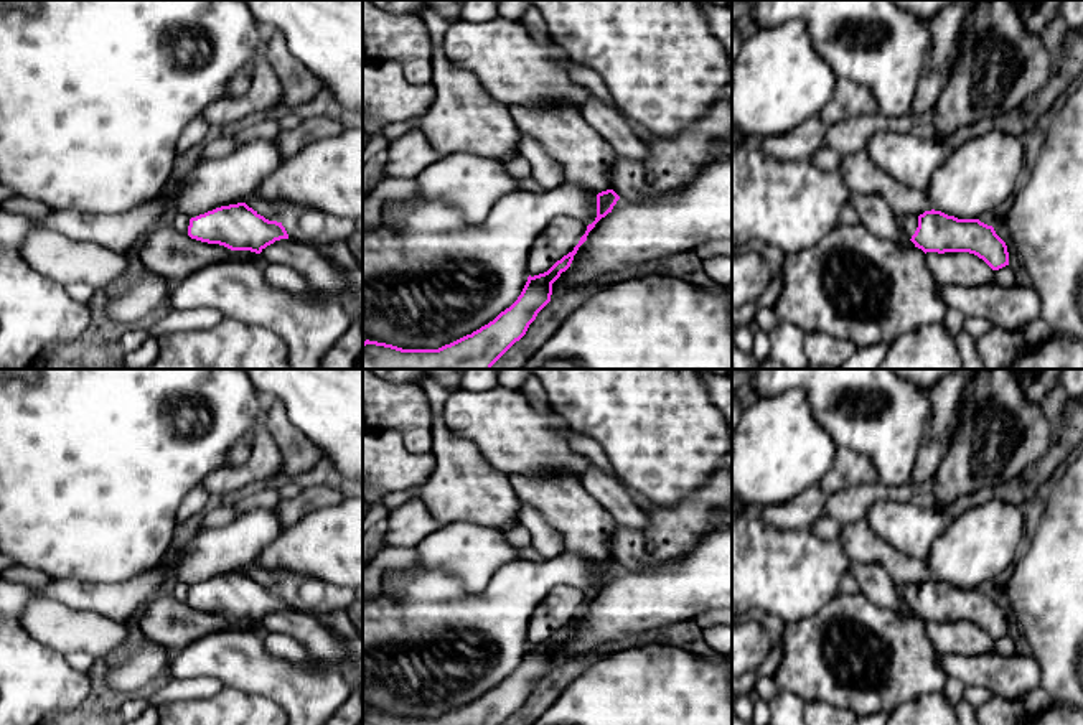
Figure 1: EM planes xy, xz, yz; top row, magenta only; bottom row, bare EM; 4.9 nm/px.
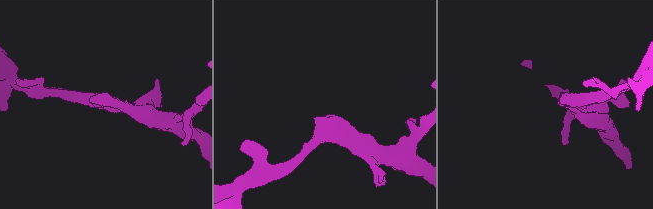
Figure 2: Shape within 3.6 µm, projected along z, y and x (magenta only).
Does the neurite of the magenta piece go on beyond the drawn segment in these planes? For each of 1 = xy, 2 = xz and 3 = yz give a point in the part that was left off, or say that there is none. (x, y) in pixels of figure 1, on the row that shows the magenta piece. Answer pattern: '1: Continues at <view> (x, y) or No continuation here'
1: No continuation here
2: Continues at xz (586, 159)
3: Continues at yz (909, 223)

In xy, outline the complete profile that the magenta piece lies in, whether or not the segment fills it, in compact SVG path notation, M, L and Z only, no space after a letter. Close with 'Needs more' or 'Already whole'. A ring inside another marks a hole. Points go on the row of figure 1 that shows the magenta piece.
M246 203L221 206L191 218L188 236L231 250L256 254L260 254L275 241L288 239L282 222L265 219Z. Already whole

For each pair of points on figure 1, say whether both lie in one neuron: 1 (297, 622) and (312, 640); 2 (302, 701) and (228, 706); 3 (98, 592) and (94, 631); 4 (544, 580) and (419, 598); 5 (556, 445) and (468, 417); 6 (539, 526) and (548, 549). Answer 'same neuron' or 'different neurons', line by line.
1: same neuron
2: different neurons
3: different neurons
4: same neuron
5: same neuron
6: same neuron

